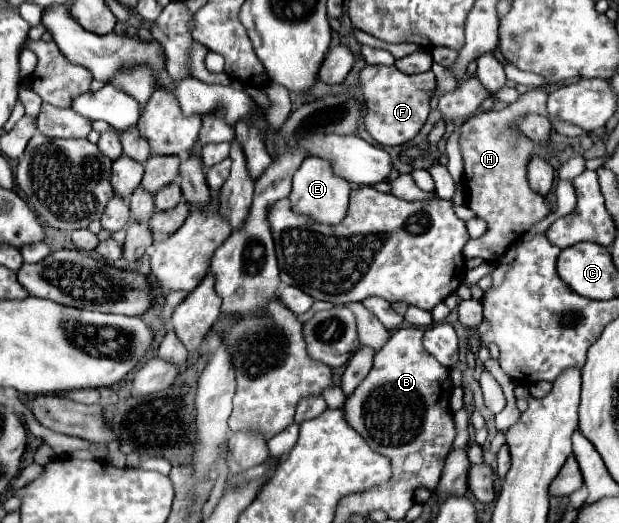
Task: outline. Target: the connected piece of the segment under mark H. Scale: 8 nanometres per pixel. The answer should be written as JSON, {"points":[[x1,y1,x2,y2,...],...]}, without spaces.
{"points":[[538,87,522,95,518,103,512,103,502,111,478,113,466,119,466,123,460,127,466,207,474,211,476,217,488,223,486,235,464,245,464,257,480,257,484,261,496,263,506,255,506,249,514,245,514,241,518,241,530,227,534,227,546,215,550,215,552,203,546,197,534,193,528,185,526,169,534,151,534,143,518,127,518,117,550,117,546,109,546,97,548,95]]}

